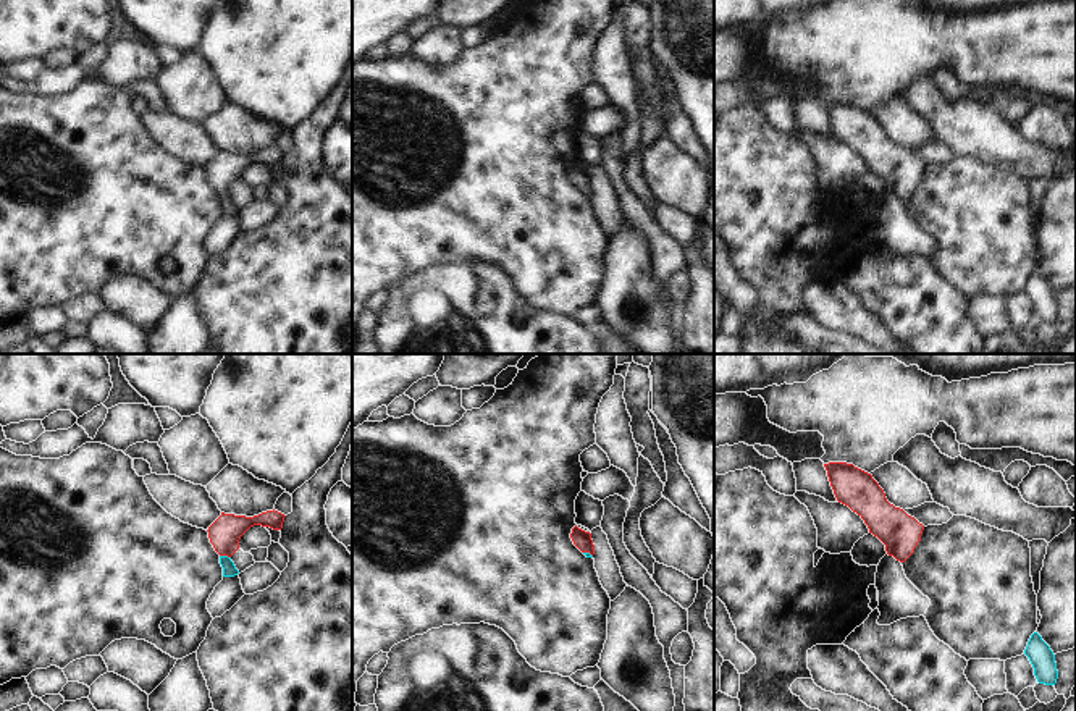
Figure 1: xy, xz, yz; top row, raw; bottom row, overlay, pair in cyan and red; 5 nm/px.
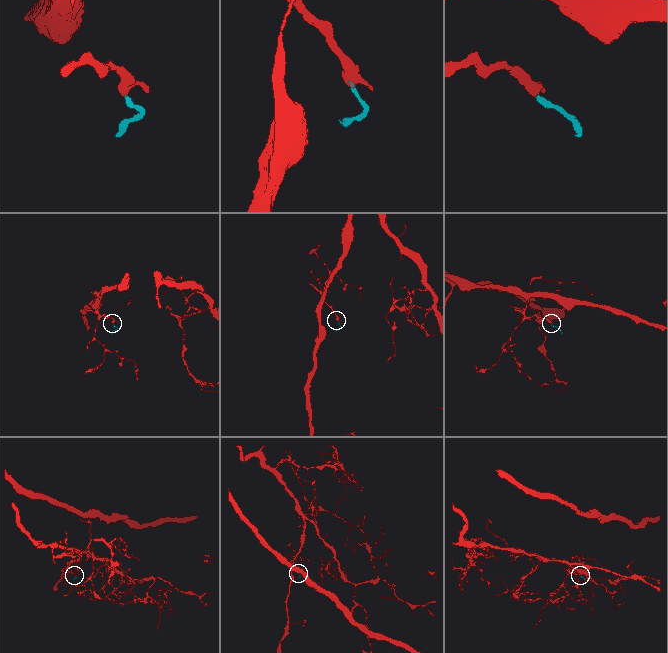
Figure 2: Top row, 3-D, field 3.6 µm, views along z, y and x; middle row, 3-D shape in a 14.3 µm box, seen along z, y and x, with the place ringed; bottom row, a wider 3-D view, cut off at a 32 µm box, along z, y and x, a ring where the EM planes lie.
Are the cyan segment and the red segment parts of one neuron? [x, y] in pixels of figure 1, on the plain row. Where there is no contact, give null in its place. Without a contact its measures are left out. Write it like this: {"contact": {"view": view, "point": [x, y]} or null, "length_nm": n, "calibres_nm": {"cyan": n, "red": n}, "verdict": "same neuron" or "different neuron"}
{"contact": {"view": "xy", "point": [225, 194]}, "length_nm": 60, "calibres_nm": {"cyan": 70, "red": 160}, "verdict": "same neuron"}

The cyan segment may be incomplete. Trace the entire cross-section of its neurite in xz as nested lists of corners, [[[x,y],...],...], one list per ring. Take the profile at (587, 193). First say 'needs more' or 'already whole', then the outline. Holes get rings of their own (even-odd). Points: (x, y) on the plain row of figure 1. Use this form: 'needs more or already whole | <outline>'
needs more | [[[577,163],[572,166],[570,176],[574,183],[586,194],[593,196],[595,183],[591,178],[591,171],[578,166]]]

